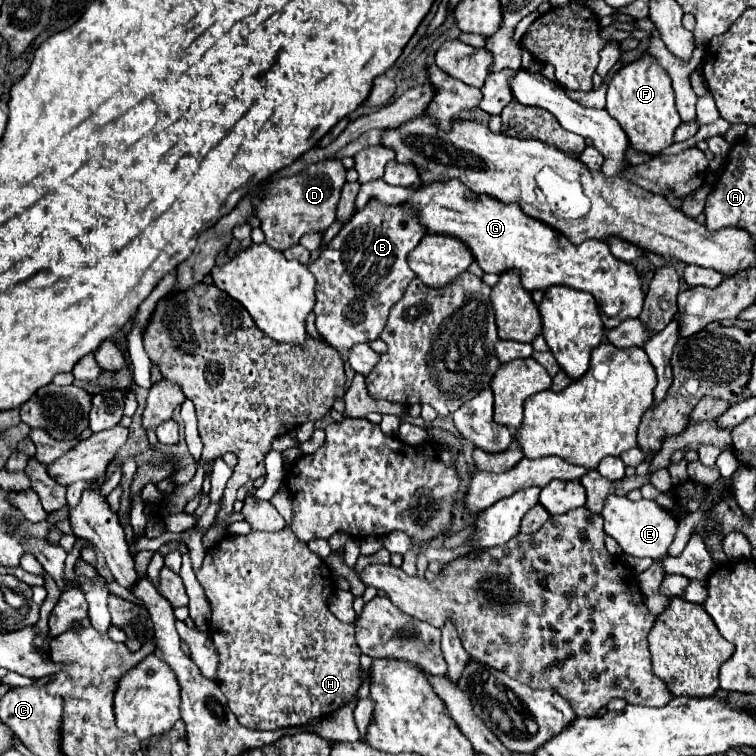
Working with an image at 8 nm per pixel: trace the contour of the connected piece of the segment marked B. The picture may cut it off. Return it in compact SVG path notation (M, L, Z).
M372 200L356 212L326 250L308 264L316 276L316 330L346 360L346 350L356 342L376 340L386 326L390 308L404 296L408 284L416 278L408 268L406 256L424 236L420 224L404 212L404 206L386 206Z

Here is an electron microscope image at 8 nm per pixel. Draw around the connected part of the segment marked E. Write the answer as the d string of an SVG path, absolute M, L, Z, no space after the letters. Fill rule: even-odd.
M612 494L606 500L602 518L604 518L604 532L614 536L620 548L630 556L648 556L652 560L662 560L668 556L668 548L678 532L678 520L666 508L646 498L632 502L626 496Z

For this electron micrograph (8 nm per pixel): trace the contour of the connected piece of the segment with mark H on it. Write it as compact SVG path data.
M288 526L280 532L256 532L256 530L252 530L246 536L226 534L224 540L220 540L220 544L206 550L204 564L202 564L200 572L196 574L196 578L204 586L206 598L208 598L210 608L212 608L208 634L212 636L212 642L214 642L216 652L218 652L218 684L220 684L222 694L228 700L230 710L236 714L238 722L244 728L278 730L278 728L286 728L286 726L304 726L312 718L324 718L324 716L332 714L336 708L344 706L344 702L350 702L356 696L358 684L356 684L356 680L352 680L352 676L356 674L356 668L360 666L360 648L354 640L354 624L344 624L344 622L336 620L336 616L328 610L328 598L336 590L332 572L320 556L316 556L302 540L298 540L292 534L292 530Z

